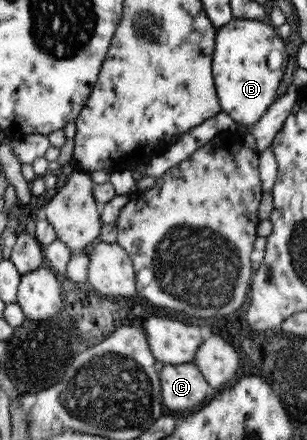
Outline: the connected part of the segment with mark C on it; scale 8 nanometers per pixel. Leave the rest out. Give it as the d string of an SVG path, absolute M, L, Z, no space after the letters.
M191 363L164 365L158 372L162 405L173 411L198 409L214 392Z

